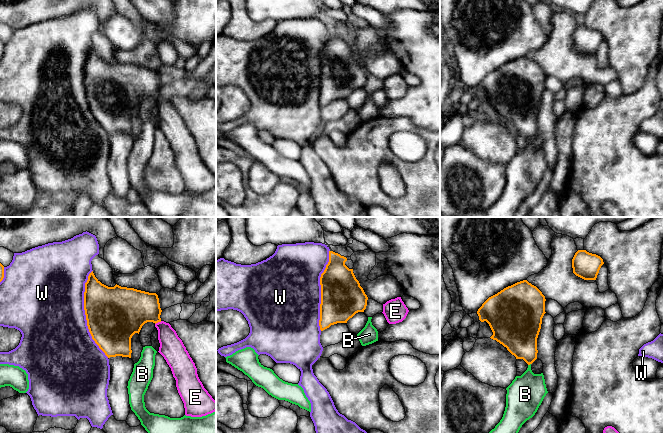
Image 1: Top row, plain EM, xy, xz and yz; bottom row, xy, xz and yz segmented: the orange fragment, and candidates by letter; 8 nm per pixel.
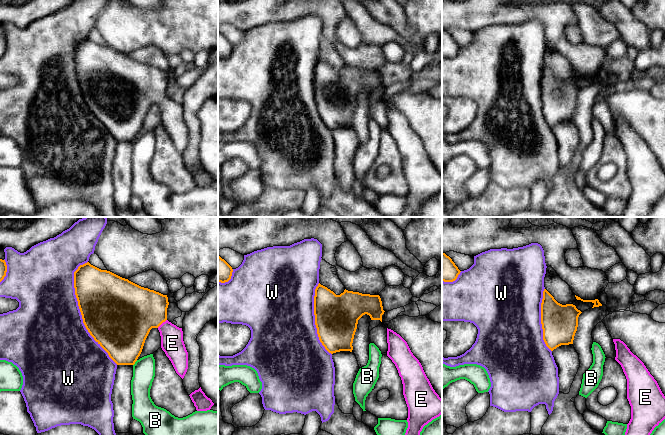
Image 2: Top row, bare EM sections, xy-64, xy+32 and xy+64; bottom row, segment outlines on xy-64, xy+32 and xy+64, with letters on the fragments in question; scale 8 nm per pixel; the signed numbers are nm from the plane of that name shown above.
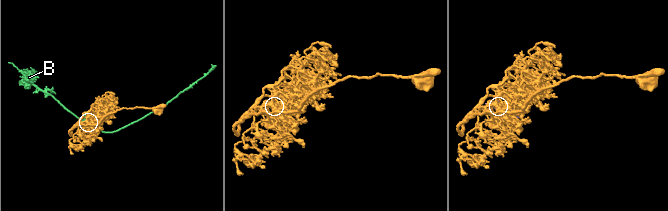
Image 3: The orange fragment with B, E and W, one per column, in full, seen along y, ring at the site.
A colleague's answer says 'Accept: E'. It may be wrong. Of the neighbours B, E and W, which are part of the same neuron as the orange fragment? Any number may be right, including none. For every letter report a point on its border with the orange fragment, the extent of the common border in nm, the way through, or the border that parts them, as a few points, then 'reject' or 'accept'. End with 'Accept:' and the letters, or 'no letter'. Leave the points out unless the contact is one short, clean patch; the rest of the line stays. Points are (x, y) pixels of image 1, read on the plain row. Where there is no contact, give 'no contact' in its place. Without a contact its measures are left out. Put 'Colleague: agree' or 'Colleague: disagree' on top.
Colleague: agree
B: meets orange in yz at (529, 140); contact 30 nm long; reject
E: meets orange in xy at (158, 97); contact 60 nm long; runs through xy (130, 85), (146, 85), (158, 97), (164, 105), (172, 124); accept
W: meets orange in xy at (85, 90); contact 700 nm long; reject
Accept: E

